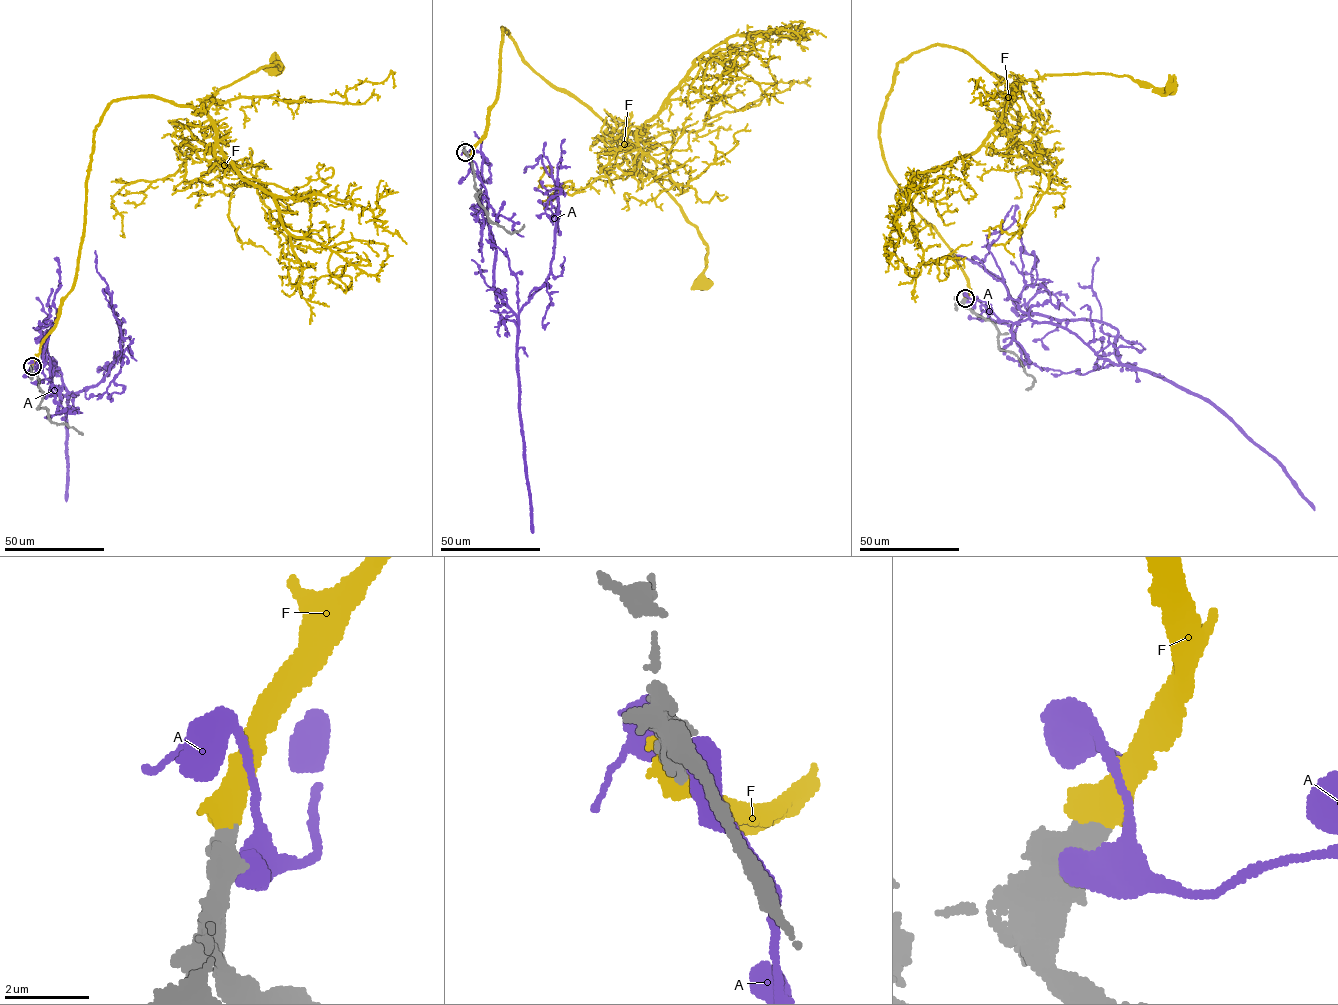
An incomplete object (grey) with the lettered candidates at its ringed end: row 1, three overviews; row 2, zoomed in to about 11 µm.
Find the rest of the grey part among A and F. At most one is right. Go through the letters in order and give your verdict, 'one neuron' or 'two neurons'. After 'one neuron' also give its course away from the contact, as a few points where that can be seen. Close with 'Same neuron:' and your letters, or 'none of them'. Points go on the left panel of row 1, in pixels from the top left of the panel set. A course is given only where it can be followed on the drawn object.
A: two neurons
F: one neuron; course (32, 366), (74, 282), (94, 132), (112, 101), (154, 95), (206, 112), (218, 90), (277, 66)
Same neuron: F

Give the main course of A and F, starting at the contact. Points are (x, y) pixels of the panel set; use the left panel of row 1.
A: (32, 367), (50, 380), (52, 357), (62, 384), (76, 393), (100, 381), (122, 355), (95, 250)
F: (32, 366), (74, 282), (94, 132), (112, 101), (154, 95), (206, 112), (218, 90), (277, 66)

